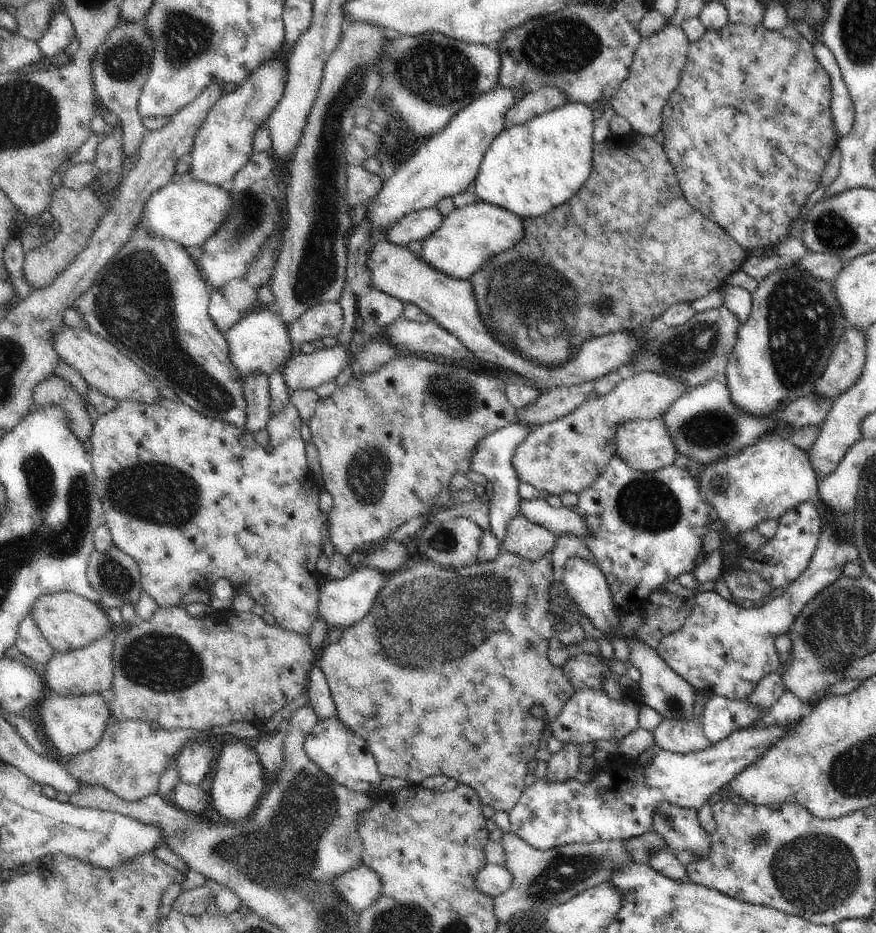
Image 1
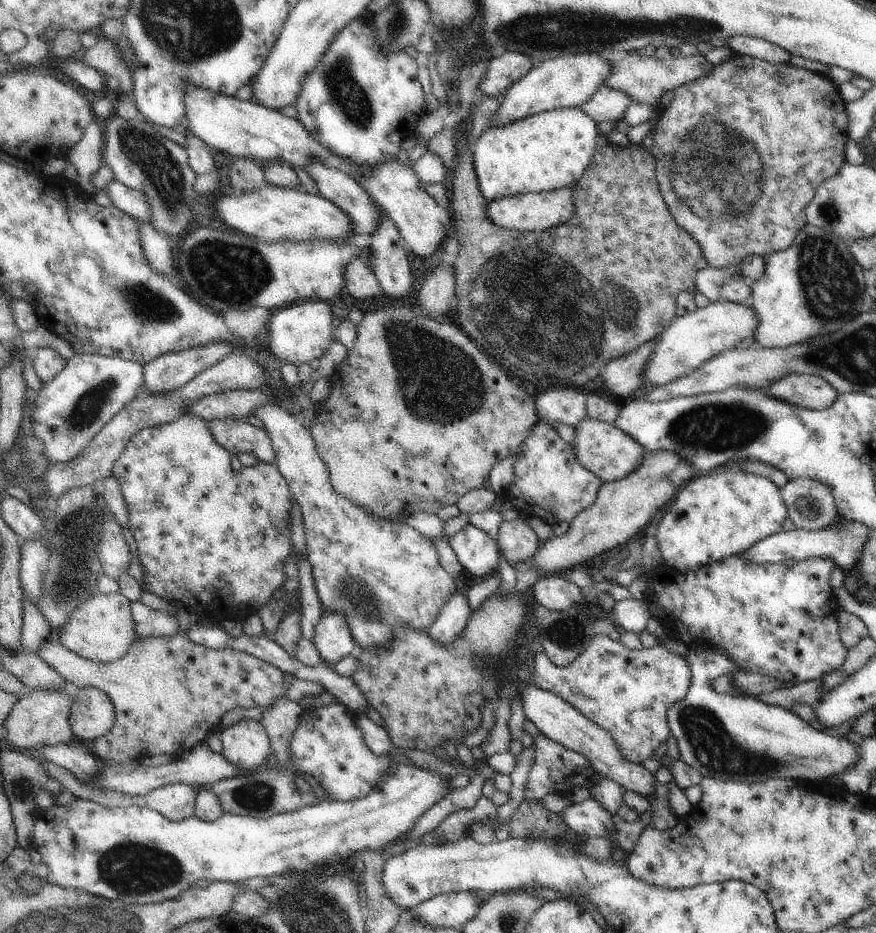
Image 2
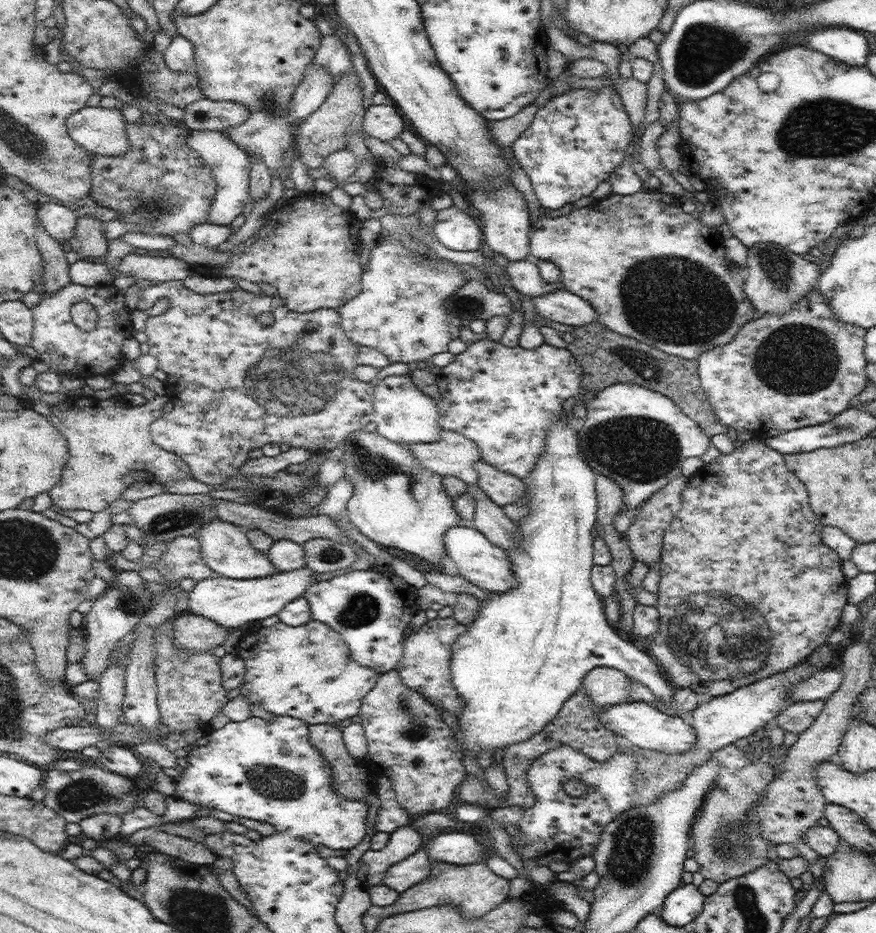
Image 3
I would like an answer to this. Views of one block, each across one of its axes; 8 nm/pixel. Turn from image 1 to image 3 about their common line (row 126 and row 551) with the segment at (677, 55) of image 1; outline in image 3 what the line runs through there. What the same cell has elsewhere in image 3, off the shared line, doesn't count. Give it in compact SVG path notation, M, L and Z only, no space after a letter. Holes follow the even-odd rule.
M677 476L671 482L667 482L663 488L659 488L655 494L651 494L639 508L641 512L633 518L627 532L623 532L623 538L629 542L629 548L637 562L645 562L649 568L655 566L655 562L661 560L661 544L663 544L663 532L669 528L673 516L681 510L681 492L685 484L689 482L687 476Z

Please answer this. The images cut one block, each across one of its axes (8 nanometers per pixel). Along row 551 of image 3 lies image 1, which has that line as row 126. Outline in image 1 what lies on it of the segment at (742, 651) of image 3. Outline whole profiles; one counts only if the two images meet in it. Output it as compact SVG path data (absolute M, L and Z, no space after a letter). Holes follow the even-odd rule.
M725 24L719 30L705 30L705 34L689 44L687 50L687 62L681 70L681 78L677 88L669 94L663 114L661 114L661 132L663 132L663 152L667 154L669 162L675 168L679 188L685 196L685 200L699 210L705 218L719 224L745 252L751 248L763 248L763 246L777 246L787 240L787 228L791 220L799 214L799 208L805 204L805 198L819 188L819 176L829 160L833 148L835 148L835 126L831 120L831 78L823 70L823 66L817 62L813 54L813 46L795 30L793 24L783 26L781 30L767 30L763 24L757 26L745 26L745 24Z

